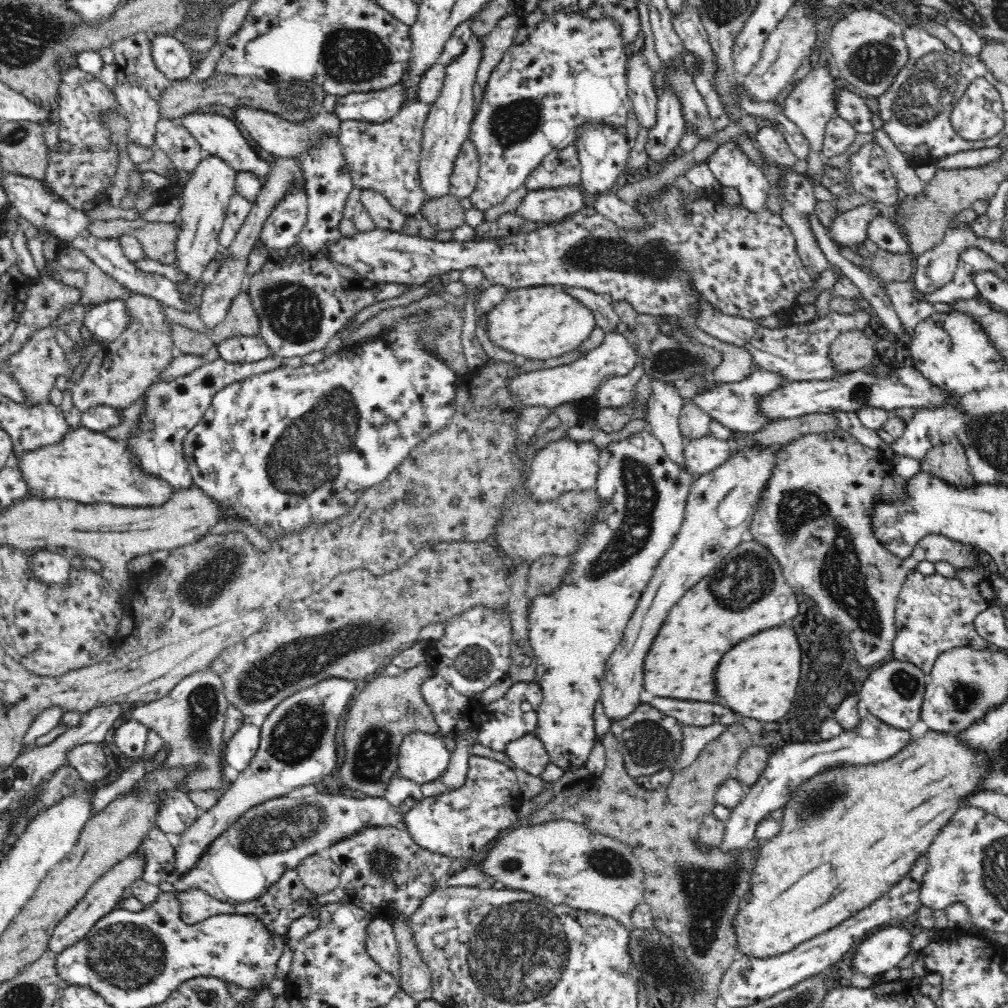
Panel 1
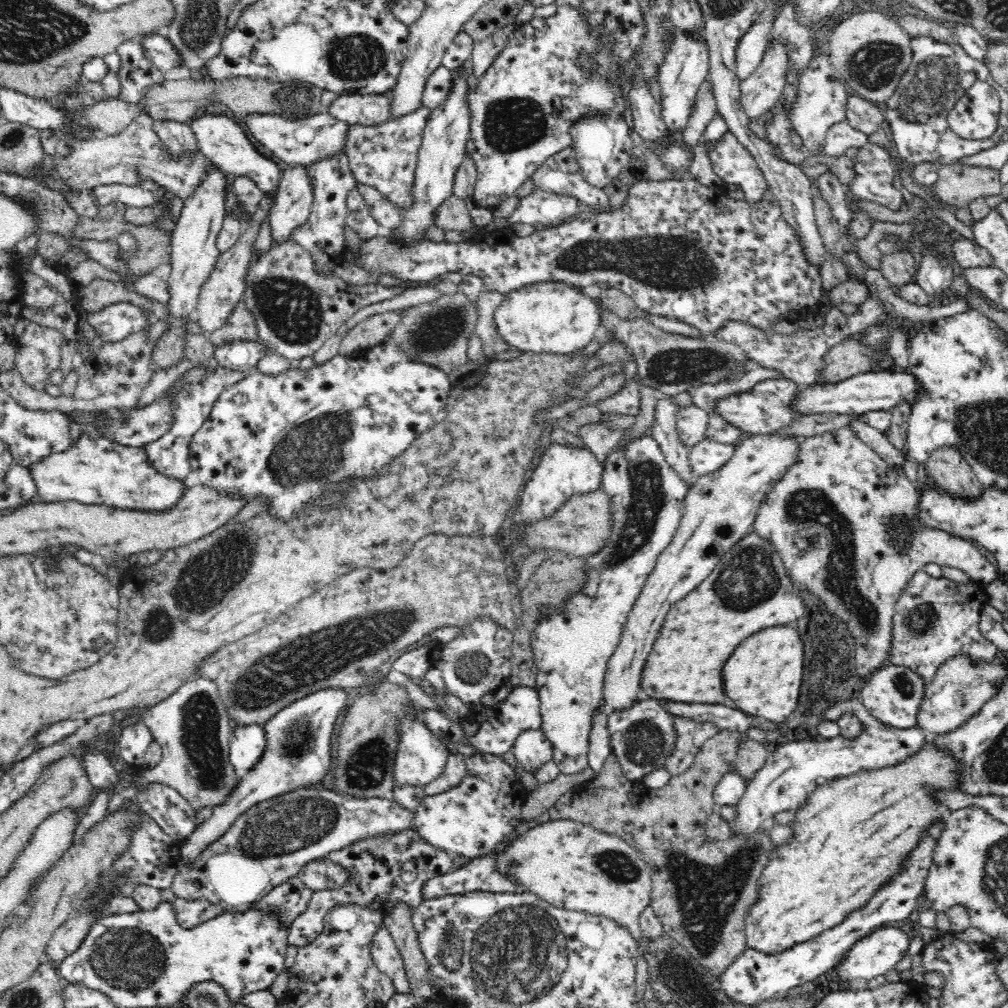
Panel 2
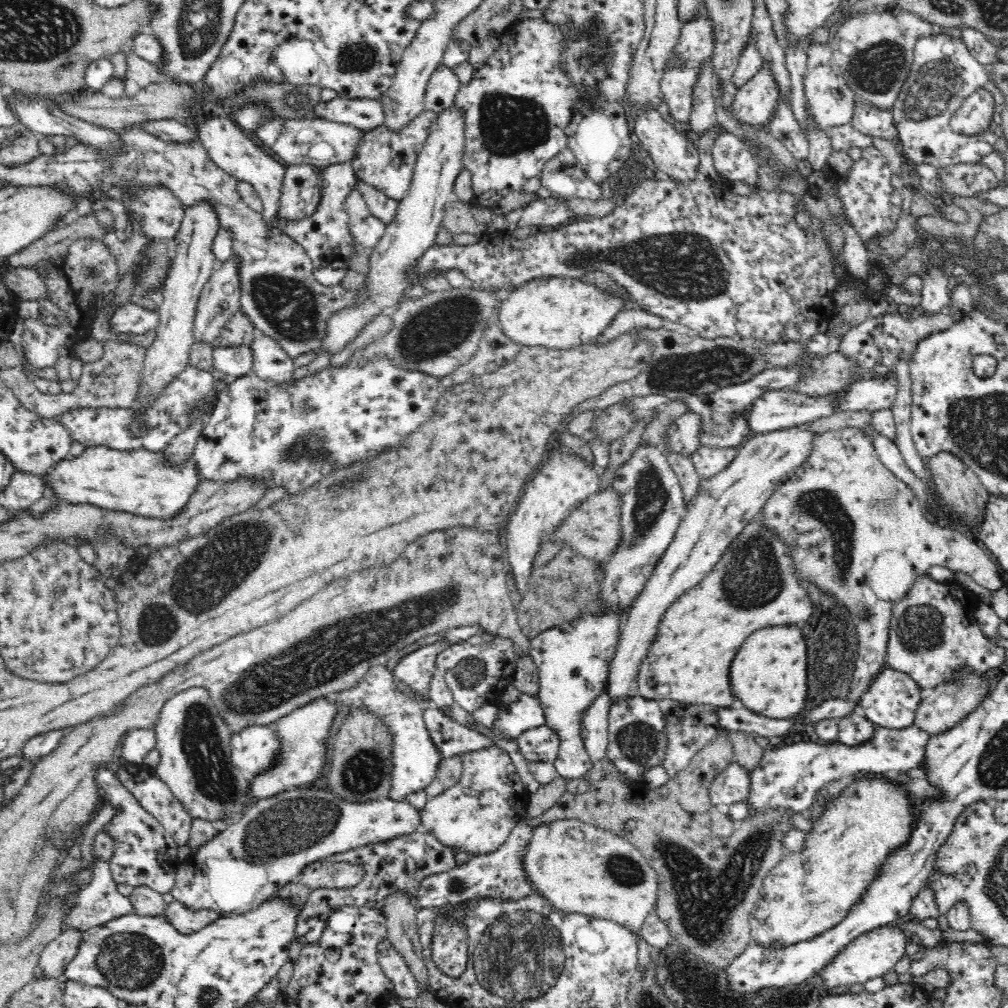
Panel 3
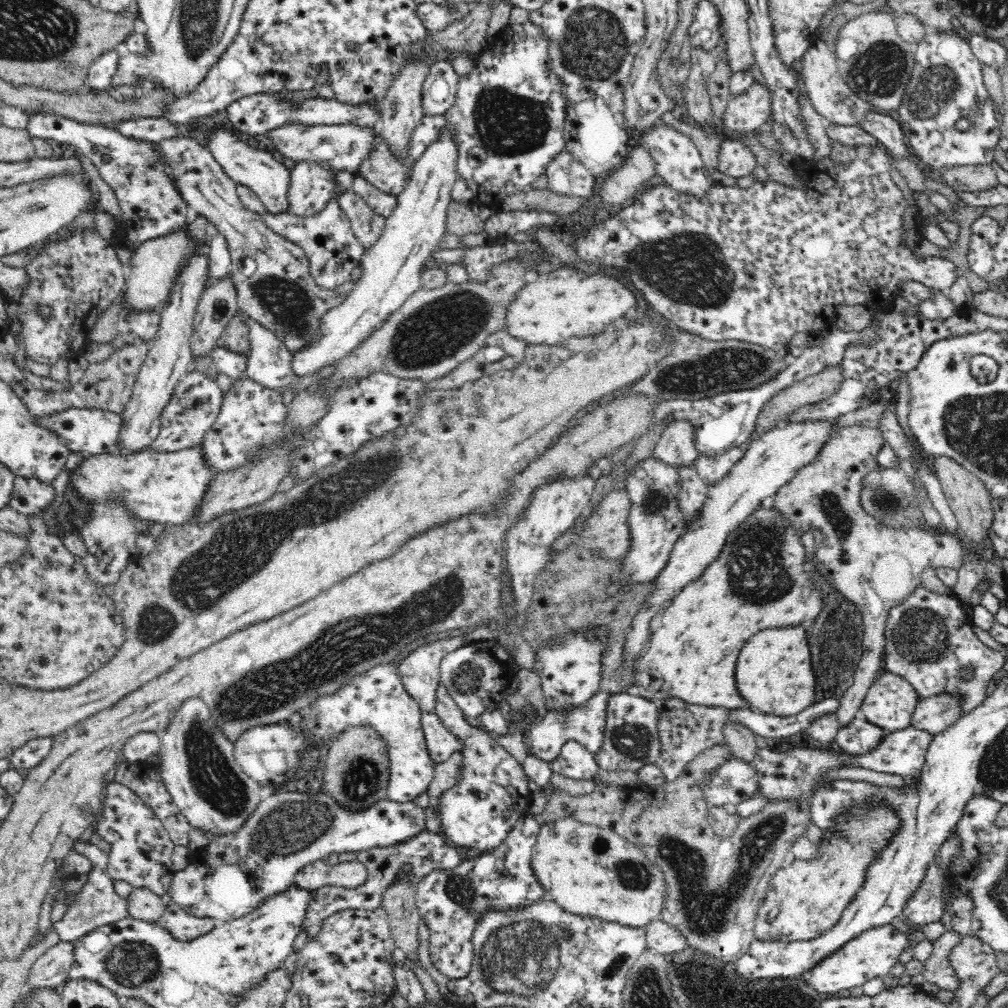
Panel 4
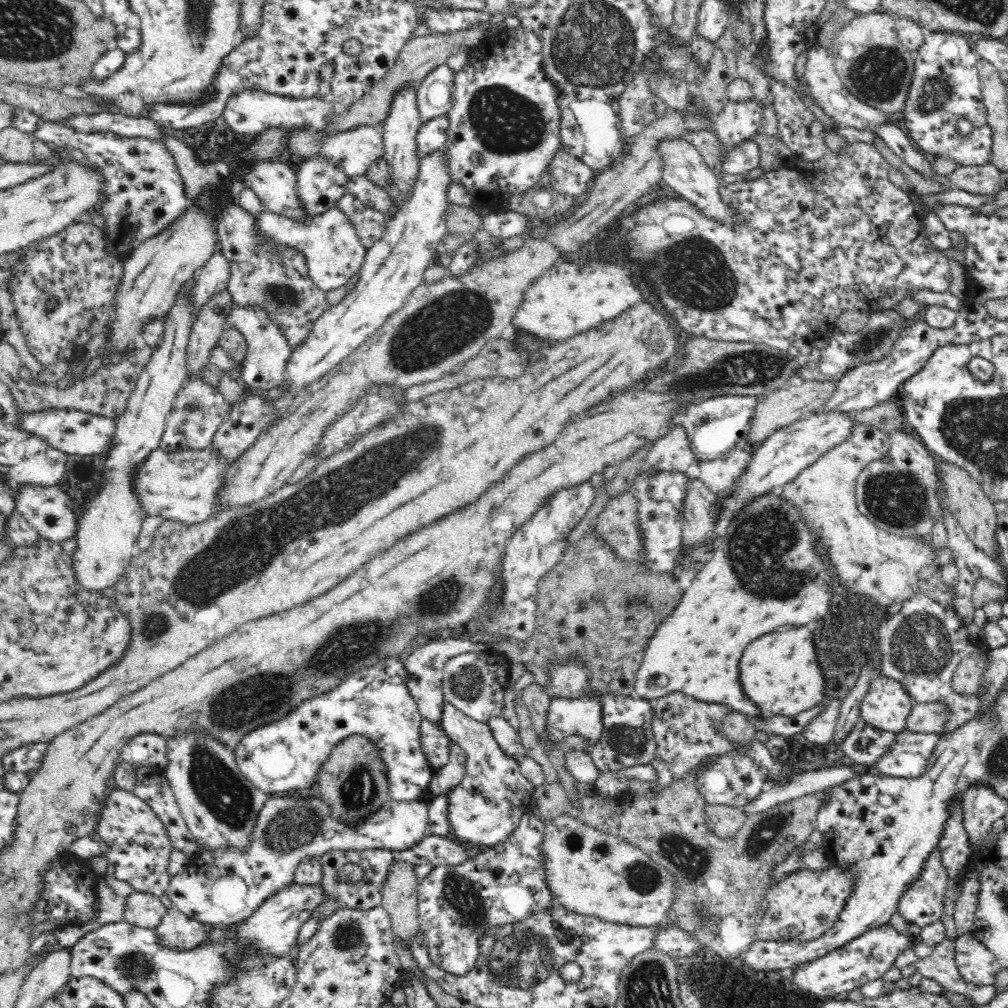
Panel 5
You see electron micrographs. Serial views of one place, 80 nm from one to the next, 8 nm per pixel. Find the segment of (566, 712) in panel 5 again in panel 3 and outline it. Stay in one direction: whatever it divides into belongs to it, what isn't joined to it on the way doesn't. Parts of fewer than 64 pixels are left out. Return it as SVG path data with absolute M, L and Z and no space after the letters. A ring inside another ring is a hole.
M605 691L582 713L580 722L580 737L585 749L593 760L593 764L602 763L608 744L608 720L613 699ZM545 722L522 732L516 742L522 756L529 762L554 762L559 753L559 736Z

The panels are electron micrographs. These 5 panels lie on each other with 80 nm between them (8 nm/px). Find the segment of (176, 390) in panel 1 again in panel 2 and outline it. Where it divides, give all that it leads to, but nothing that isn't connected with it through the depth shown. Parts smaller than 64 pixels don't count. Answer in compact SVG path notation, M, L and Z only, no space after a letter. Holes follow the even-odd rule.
M219 366L214 371L208 370L208 376L206 376L204 384L192 386L192 388L186 388L186 390L178 392L175 399L175 409L173 410L174 422L172 428L164 437L151 442L150 445L146 445L146 448L143 448L146 455L148 455L148 459L150 459L150 465L154 466L156 470L162 471L162 474L166 476L184 480L191 470L189 444L192 437L201 429L204 421L209 417L213 404L218 400L220 394L226 388L233 386L236 382L239 382L252 372L255 372L255 368L246 372L240 372Z

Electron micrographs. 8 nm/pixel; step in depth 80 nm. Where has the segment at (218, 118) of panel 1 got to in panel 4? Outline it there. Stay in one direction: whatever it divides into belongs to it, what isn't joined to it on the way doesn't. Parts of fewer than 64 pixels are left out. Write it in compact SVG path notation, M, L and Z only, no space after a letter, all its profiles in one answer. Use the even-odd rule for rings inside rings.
M218 128L210 137L207 147L214 158L221 164L224 172L237 182L238 185L251 188L260 197L268 212L280 215L288 214L289 198L288 191L290 188L290 169L283 163L280 163L272 153L259 150L254 144L245 144L239 140L234 131Z

